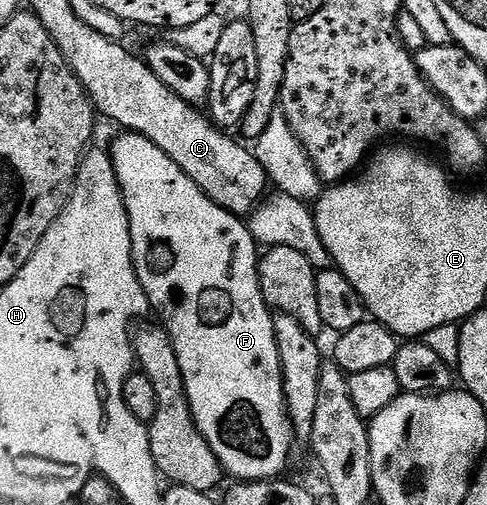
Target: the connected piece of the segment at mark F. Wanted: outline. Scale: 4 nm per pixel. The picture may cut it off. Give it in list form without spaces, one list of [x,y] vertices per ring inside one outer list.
[[[128,130],[122,131],[120,135],[121,137],[114,142],[113,148],[111,147],[111,155],[113,169],[119,178],[123,202],[127,206],[129,233],[133,247],[133,265],[137,271],[139,282],[149,299],[150,309],[155,316],[157,312],[156,319],[161,327],[167,330],[167,334],[175,346],[175,354],[179,358],[179,370],[183,374],[183,382],[195,426],[199,430],[199,434],[203,434],[203,438],[207,438],[207,446],[211,446],[211,450],[215,450],[215,458],[219,458],[222,469],[228,475],[230,472],[234,481],[278,479],[284,473],[281,471],[289,464],[289,455],[293,452],[295,437],[283,390],[279,346],[275,342],[275,326],[273,325],[274,313],[263,298],[263,290],[259,282],[259,270],[257,269],[259,245],[249,233],[249,225],[242,217],[231,214],[227,210],[223,210],[223,206],[211,202],[211,198],[207,198],[207,194],[203,194],[203,190],[199,190],[199,186],[195,186],[195,182],[191,182],[191,178],[187,178],[187,174],[183,174],[183,170],[179,170],[179,166],[175,166],[175,162],[171,162],[171,158],[167,158],[167,154],[163,154],[163,150],[159,150],[159,146],[155,146],[155,142],[151,142],[145,136],[140,136],[137,132]]]

